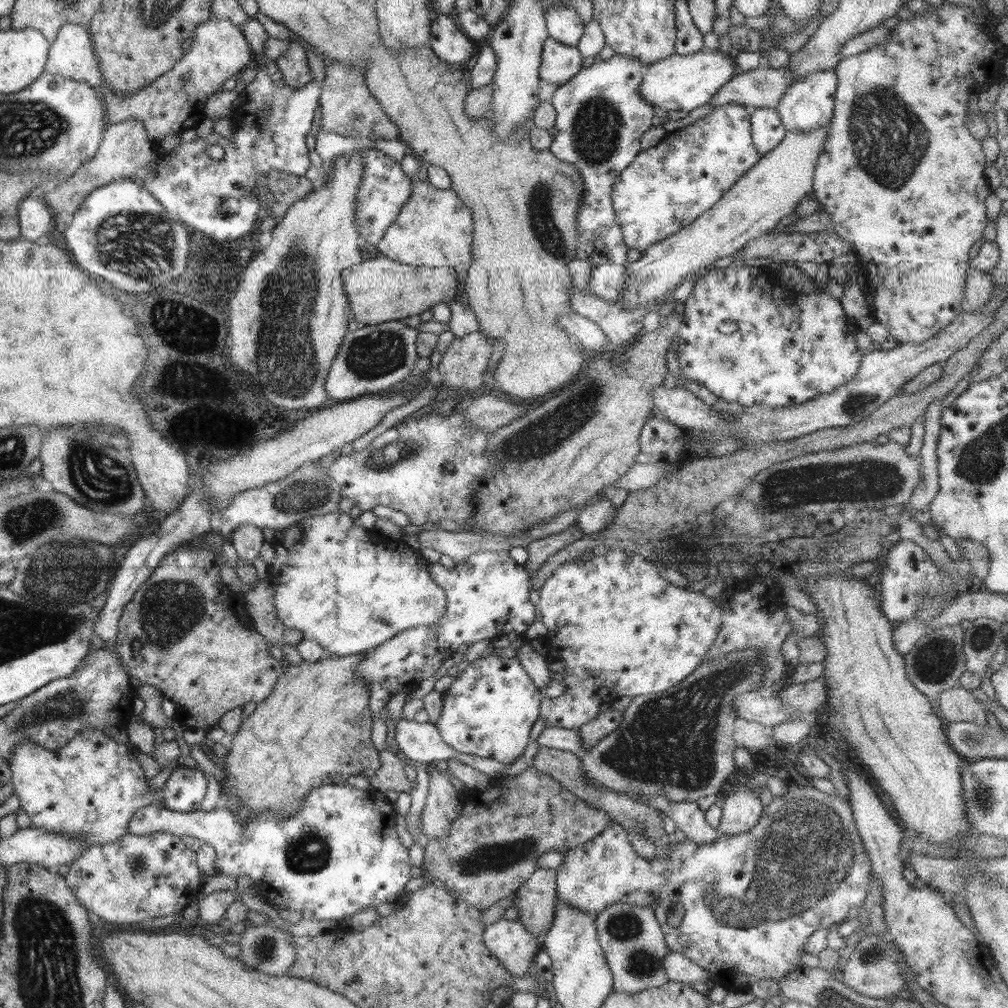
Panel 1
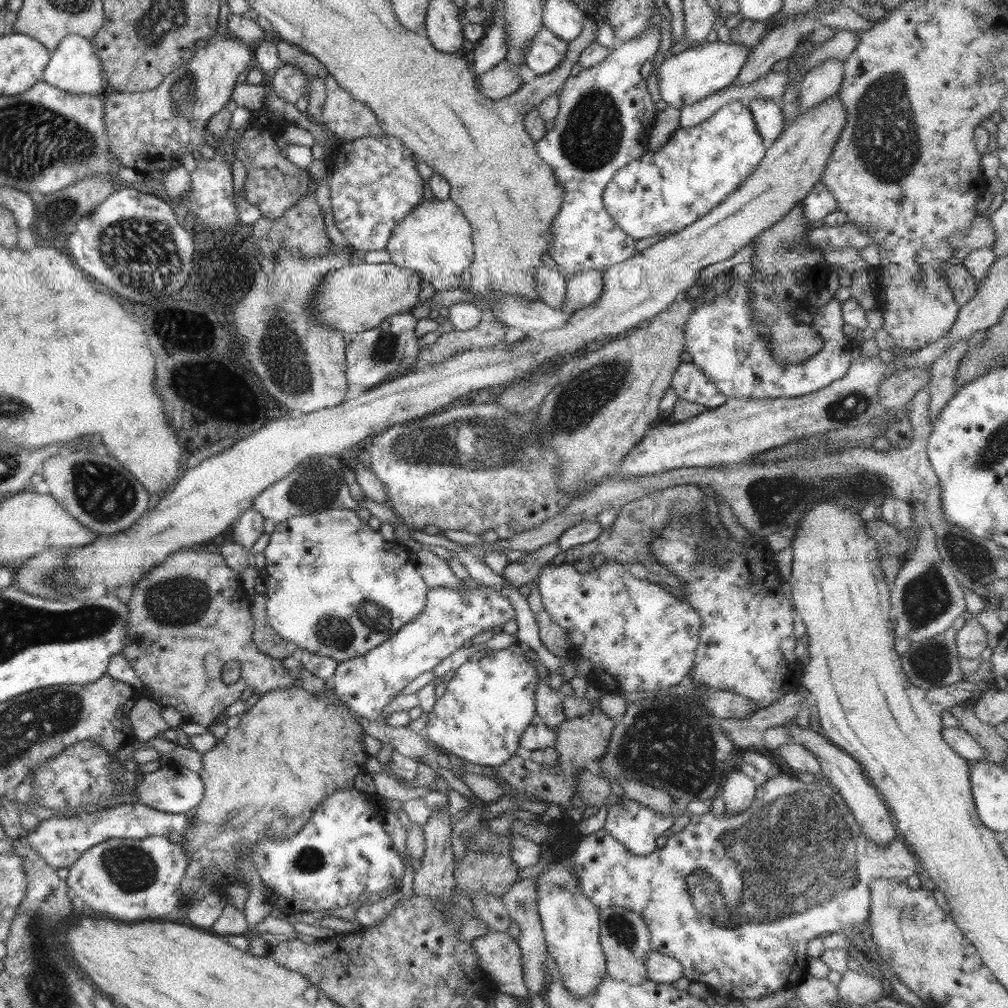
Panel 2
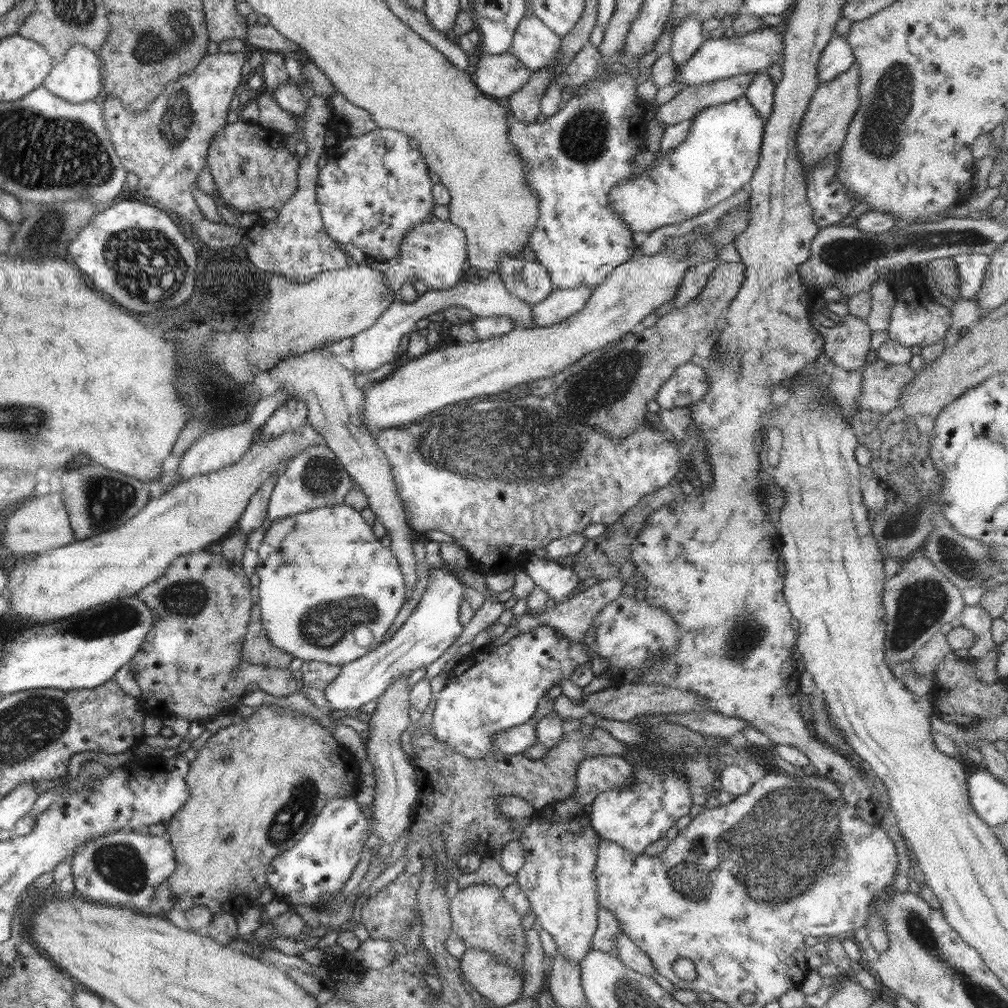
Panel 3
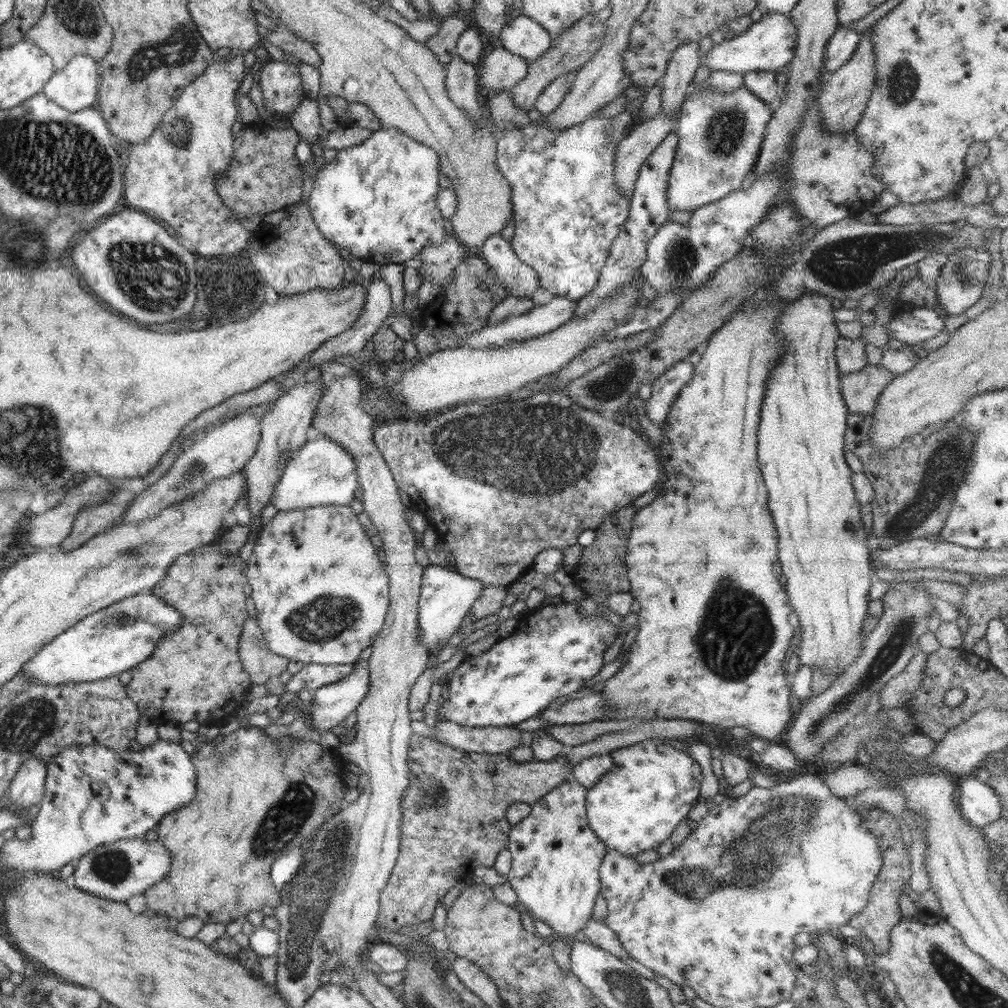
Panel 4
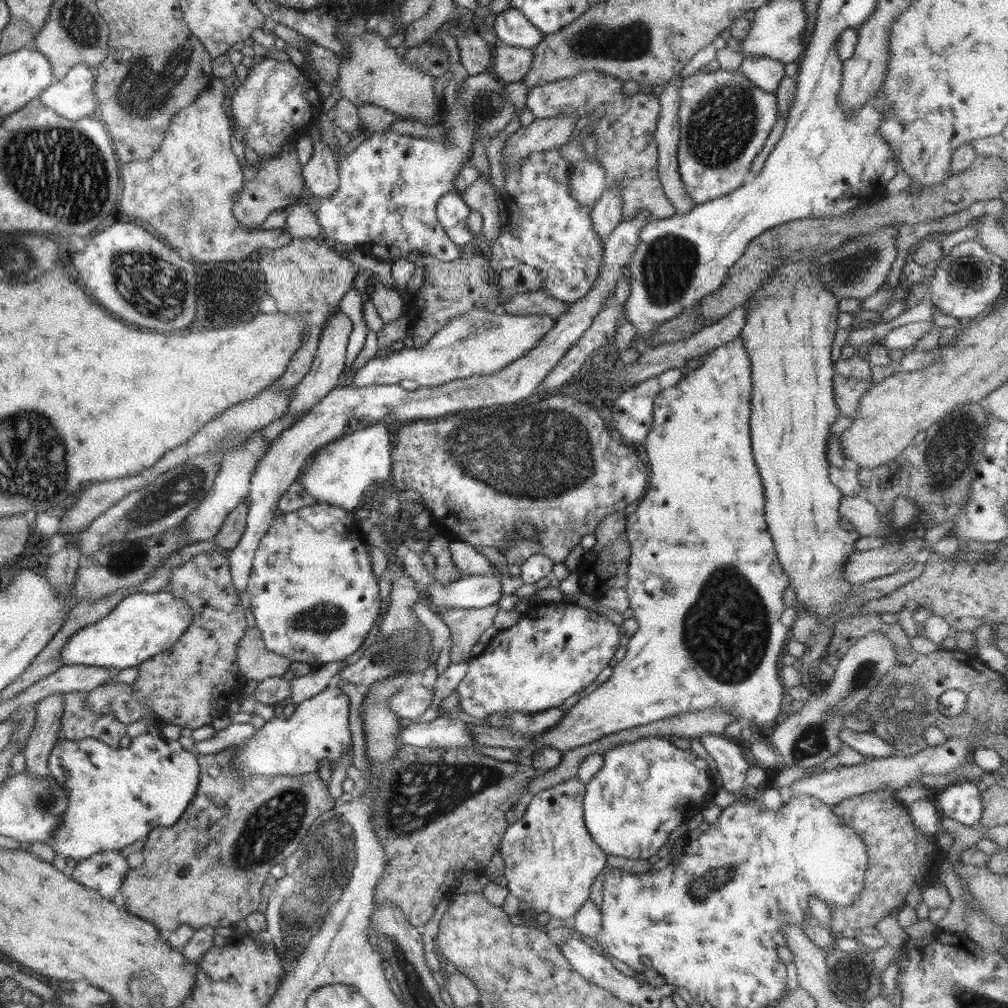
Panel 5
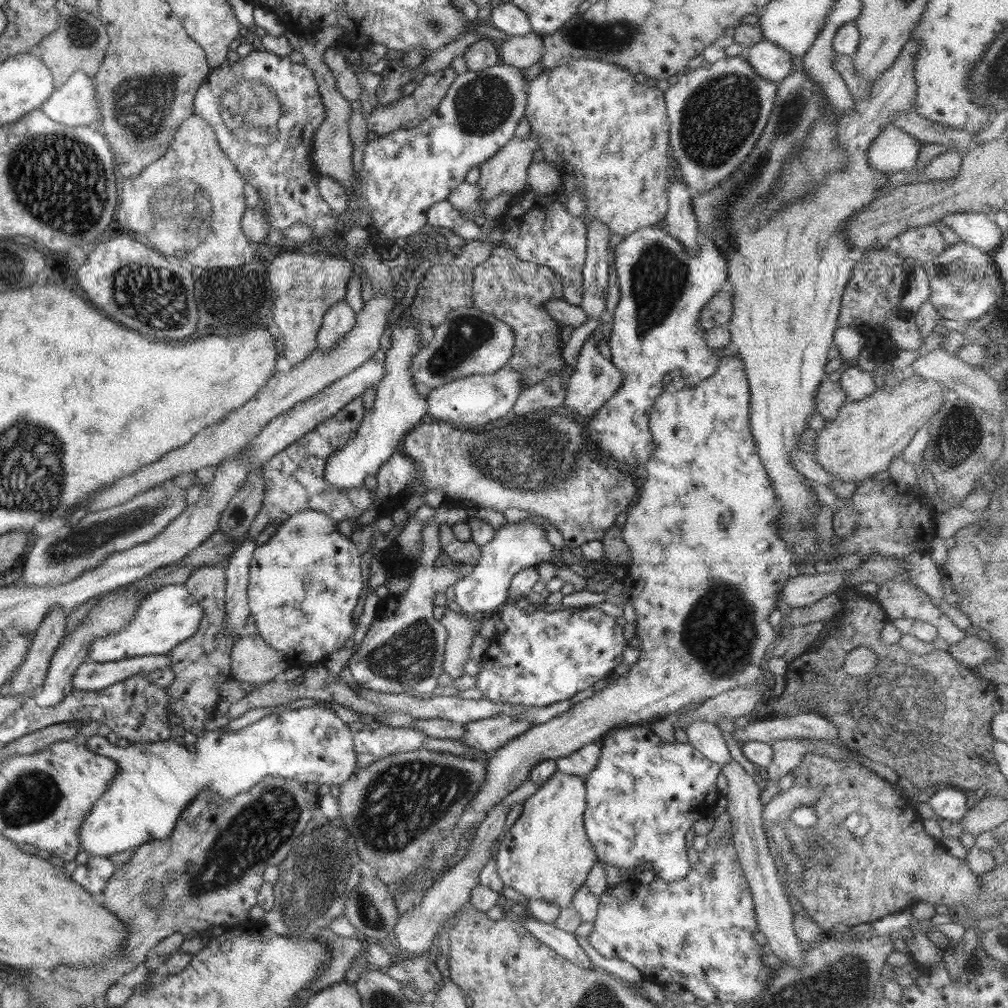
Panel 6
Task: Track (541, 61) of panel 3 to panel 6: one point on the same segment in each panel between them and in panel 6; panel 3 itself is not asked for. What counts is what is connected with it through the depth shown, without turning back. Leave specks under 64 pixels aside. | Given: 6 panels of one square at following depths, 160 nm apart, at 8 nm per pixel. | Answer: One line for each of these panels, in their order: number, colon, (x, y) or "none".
4: (523, 36)
5: (512, 28)
6: (506, 17)

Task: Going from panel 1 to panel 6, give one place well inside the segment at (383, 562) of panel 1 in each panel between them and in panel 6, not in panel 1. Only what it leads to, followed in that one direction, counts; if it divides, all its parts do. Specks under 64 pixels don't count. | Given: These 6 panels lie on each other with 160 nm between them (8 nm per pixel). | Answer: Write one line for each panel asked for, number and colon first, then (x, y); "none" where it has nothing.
2: (335, 587)
3: (323, 574)
4: (321, 594)
5: (314, 597)
6: (304, 582)

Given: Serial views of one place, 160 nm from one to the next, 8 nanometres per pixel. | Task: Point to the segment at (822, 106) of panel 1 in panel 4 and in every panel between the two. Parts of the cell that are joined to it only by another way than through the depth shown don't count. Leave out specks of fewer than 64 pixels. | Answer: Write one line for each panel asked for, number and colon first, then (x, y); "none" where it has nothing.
2: (824, 80)
3: (837, 56)
4: (841, 45)

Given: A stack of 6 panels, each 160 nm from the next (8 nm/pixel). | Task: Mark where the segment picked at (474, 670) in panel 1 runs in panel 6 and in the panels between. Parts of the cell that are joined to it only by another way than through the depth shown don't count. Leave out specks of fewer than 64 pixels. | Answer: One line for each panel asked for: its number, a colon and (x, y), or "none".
2: (480, 714)
3: (485, 693)
4: (554, 651)
5: (555, 650)
6: (543, 657)

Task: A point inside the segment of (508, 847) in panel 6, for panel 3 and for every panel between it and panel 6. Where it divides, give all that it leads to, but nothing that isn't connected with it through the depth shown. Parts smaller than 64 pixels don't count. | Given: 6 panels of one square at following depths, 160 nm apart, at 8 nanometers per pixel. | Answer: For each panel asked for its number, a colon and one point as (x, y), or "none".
3: (560, 845)
4: (556, 856)
5: (551, 860)

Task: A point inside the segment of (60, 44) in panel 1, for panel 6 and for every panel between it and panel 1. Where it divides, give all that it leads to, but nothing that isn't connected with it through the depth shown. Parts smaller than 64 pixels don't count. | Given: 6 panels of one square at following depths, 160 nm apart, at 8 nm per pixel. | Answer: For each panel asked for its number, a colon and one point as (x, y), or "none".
2: (73, 67)
3: (78, 78)
4: (76, 86)
5: (71, 97)
6: (74, 103)

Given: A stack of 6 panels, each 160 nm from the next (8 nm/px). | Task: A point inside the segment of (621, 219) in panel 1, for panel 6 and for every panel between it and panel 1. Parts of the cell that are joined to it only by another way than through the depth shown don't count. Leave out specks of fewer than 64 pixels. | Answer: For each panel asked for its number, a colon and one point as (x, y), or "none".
2: (663, 191)
3: (718, 157)
4: (720, 135)
5: (724, 118)
6: (715, 114)

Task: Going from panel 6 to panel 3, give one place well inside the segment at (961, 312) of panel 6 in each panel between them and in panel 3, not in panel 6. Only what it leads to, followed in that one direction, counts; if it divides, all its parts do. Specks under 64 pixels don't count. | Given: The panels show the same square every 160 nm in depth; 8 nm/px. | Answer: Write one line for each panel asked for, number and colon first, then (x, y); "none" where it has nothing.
3: (971, 268)
4: (961, 283)
5: (966, 281)

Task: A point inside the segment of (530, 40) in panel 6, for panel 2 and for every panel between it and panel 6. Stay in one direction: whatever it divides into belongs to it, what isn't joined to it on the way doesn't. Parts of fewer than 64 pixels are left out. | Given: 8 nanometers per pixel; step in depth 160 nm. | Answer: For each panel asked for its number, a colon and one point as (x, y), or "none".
2: (502, 80)
3: (497, 75)
4: (502, 70)
5: (511, 63)

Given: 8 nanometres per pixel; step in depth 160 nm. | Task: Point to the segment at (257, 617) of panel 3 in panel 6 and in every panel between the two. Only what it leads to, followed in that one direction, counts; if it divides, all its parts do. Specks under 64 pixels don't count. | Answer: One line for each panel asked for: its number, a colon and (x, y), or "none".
4: (261, 664)
5: (255, 662)
6: (252, 661)

